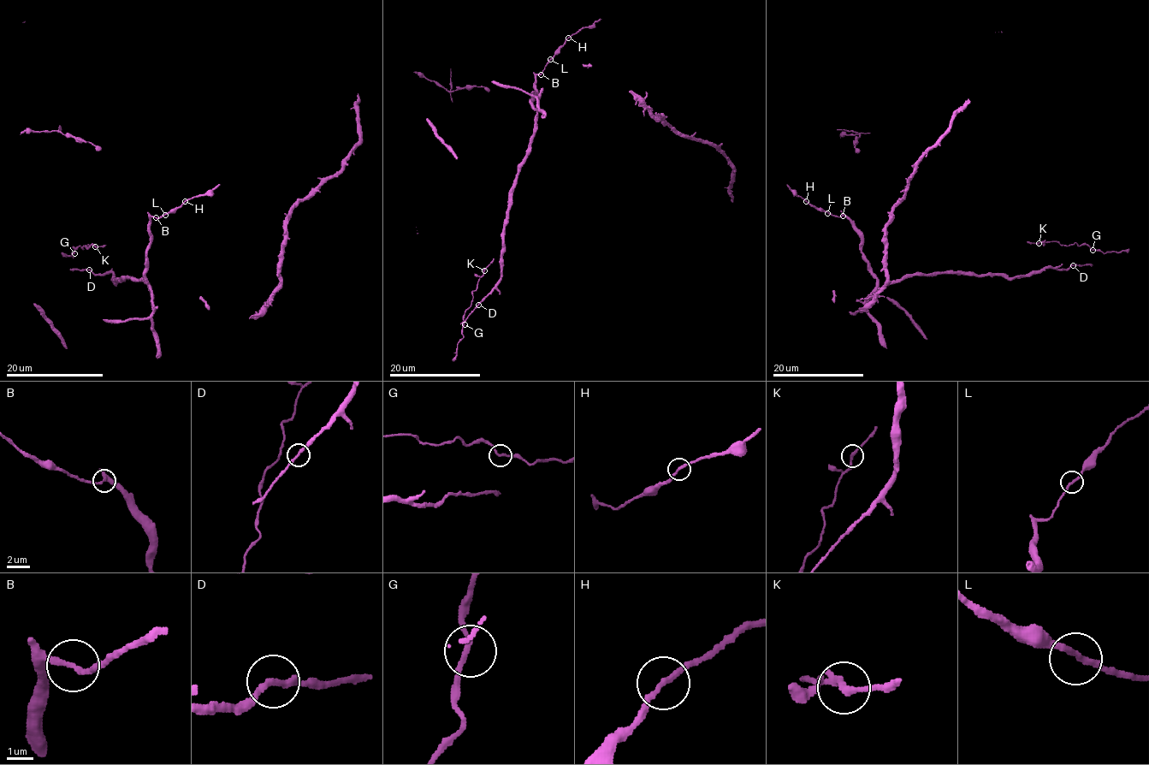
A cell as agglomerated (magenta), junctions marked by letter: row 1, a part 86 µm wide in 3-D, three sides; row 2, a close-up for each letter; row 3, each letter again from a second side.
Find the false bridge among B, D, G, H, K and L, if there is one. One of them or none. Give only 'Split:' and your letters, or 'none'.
Split: none

